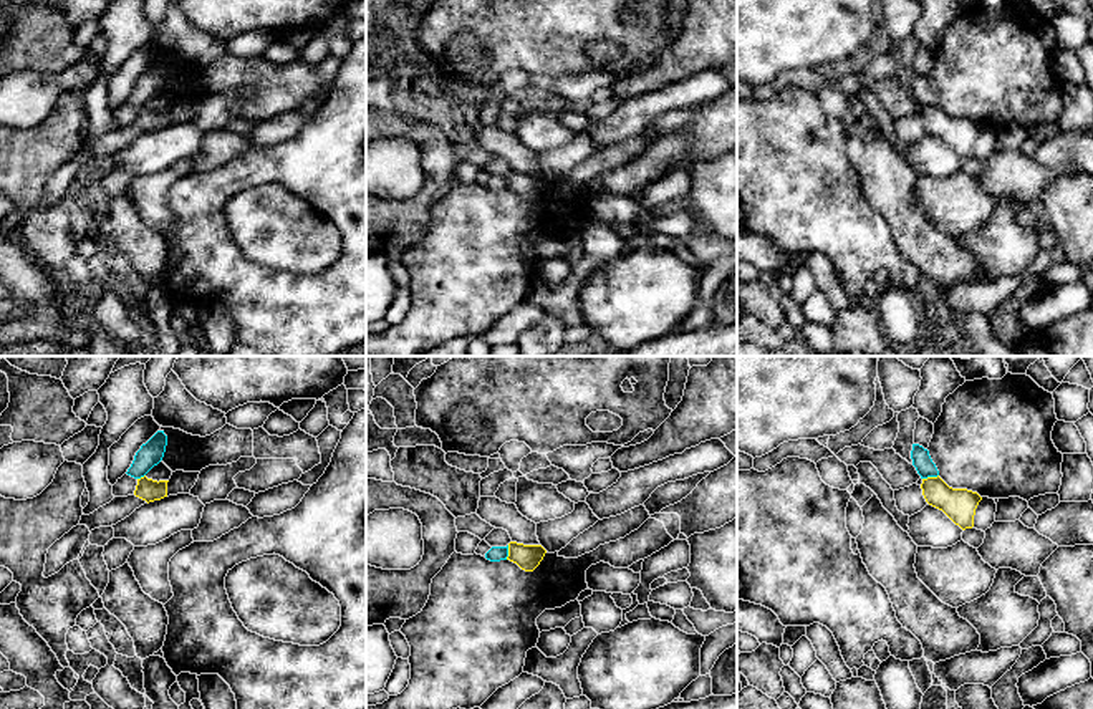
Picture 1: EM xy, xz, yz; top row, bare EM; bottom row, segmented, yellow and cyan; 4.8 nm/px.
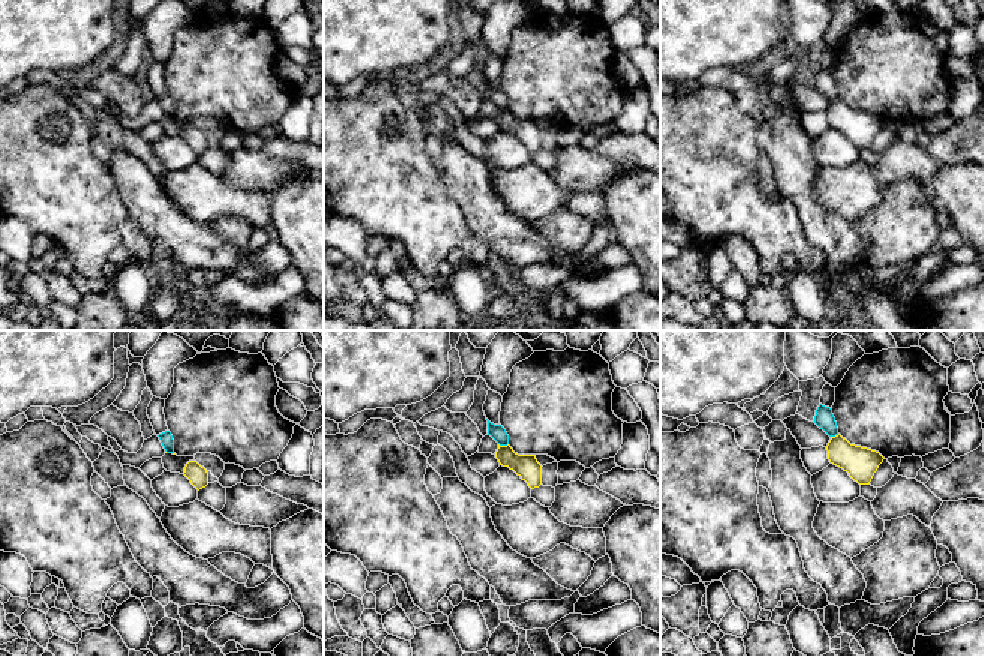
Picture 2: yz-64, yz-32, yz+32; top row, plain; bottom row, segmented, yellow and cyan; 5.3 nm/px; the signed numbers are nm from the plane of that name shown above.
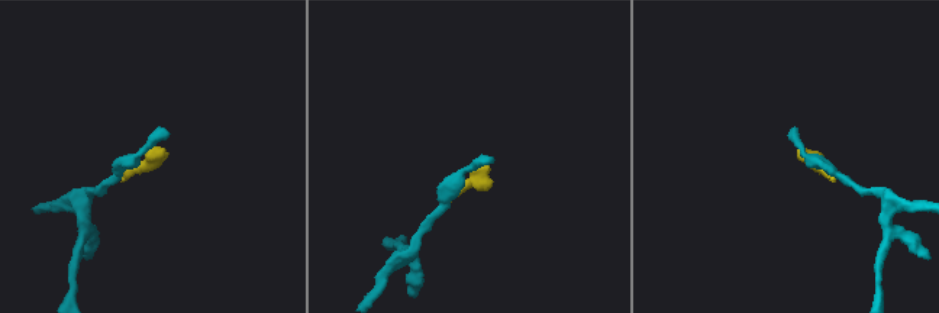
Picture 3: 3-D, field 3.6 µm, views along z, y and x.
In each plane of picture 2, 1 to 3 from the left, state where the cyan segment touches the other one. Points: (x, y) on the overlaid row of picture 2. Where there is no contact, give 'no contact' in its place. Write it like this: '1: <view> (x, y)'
1: no contact
2: yz-32 (503, 446)
3: yz+32 (836, 436)

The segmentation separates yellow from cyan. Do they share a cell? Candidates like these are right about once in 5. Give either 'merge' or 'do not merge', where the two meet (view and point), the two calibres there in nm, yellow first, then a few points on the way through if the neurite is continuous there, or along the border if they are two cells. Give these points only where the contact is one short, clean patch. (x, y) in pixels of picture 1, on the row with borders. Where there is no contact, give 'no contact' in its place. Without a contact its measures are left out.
do not merge | yz (929, 477) | 160/90 nm

